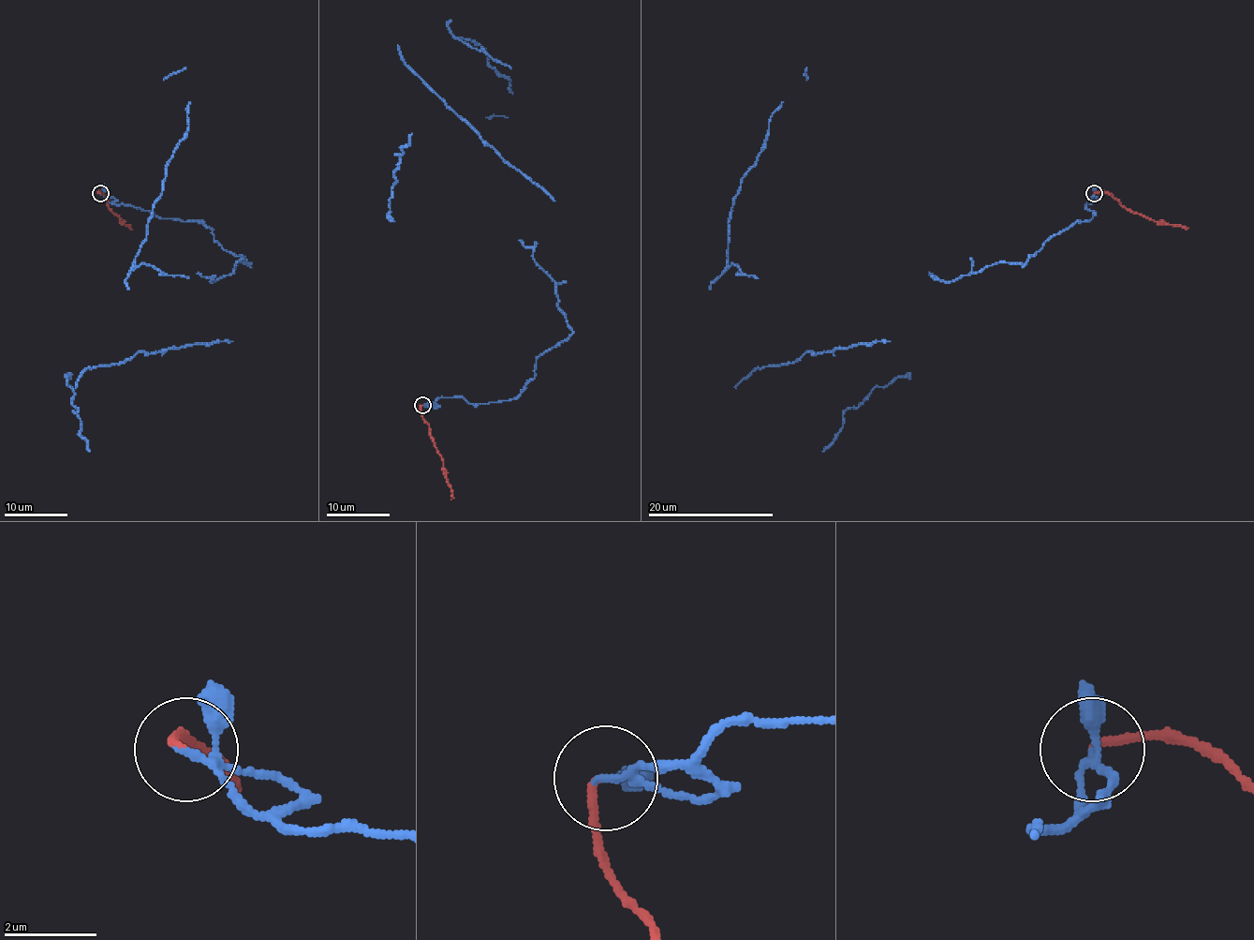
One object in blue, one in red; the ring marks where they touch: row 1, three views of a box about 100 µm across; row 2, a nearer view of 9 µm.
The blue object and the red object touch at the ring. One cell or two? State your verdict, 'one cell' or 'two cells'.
two cells

